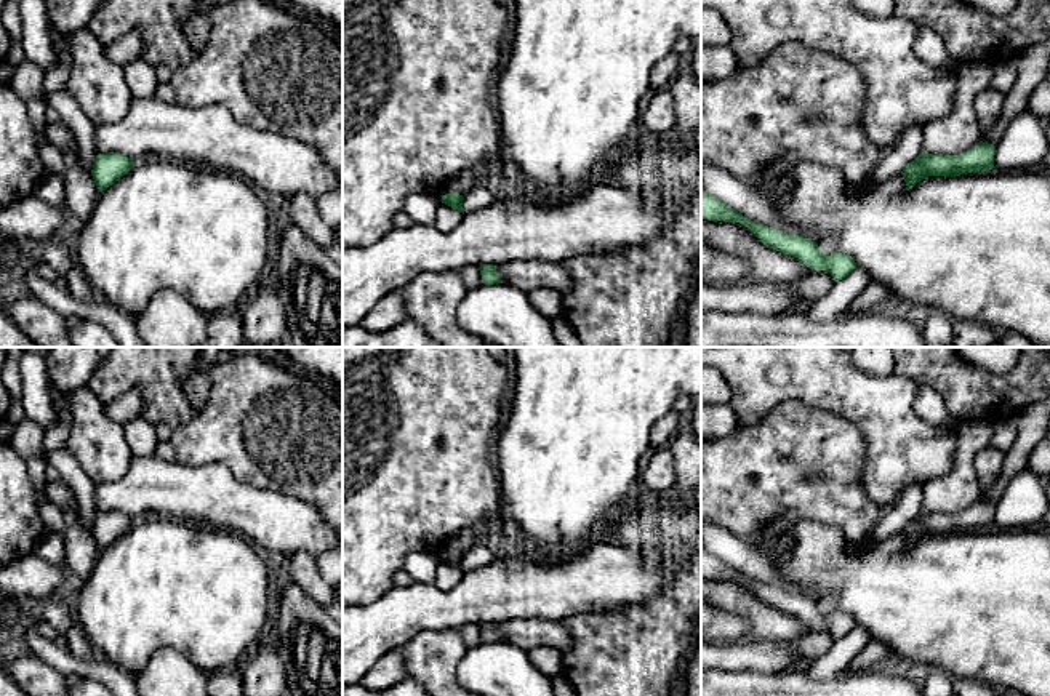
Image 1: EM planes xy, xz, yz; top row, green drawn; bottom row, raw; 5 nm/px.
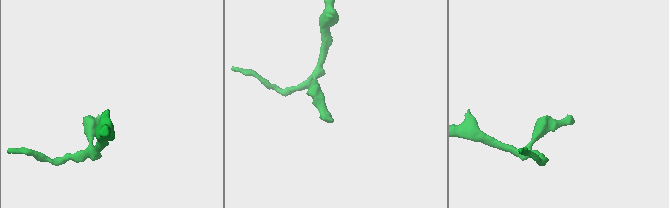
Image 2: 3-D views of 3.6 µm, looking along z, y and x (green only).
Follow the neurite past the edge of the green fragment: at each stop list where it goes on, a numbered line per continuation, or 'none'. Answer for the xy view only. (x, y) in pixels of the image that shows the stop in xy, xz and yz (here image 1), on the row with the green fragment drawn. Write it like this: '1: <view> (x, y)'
none

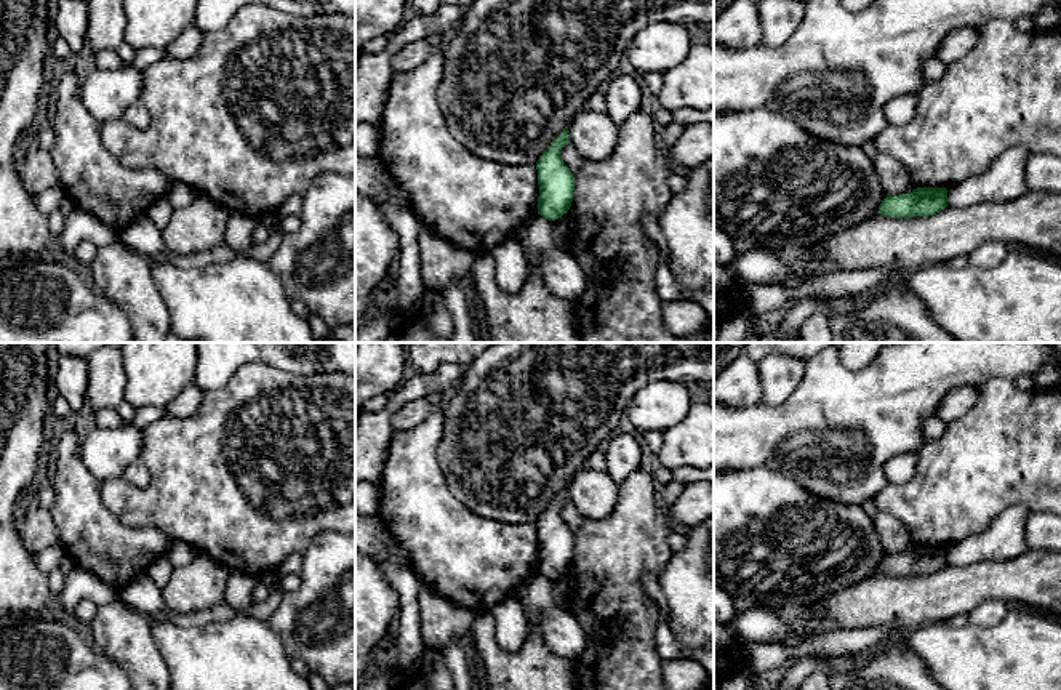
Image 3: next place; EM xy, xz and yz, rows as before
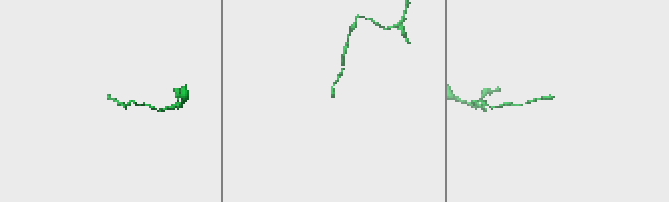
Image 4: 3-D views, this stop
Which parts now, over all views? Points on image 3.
1: yz (1004, 181)

